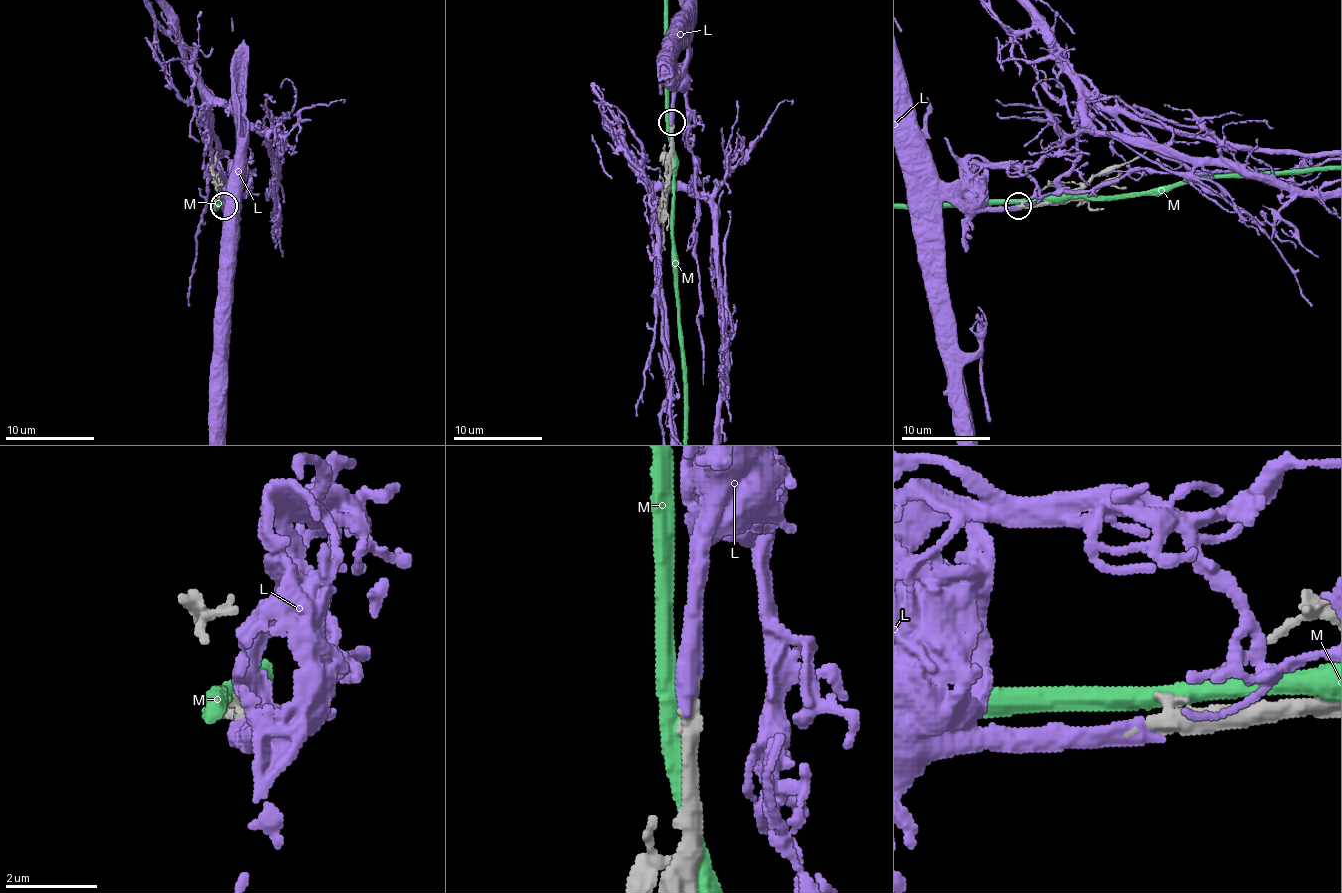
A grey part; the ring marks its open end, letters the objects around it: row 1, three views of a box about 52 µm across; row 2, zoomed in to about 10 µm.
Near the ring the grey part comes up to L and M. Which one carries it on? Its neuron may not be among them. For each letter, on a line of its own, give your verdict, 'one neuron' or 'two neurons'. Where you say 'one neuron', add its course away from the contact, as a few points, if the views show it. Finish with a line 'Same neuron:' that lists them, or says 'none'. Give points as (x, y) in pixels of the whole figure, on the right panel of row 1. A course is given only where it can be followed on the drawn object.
L: one neuron
M: two neurons
Same neuron: L

